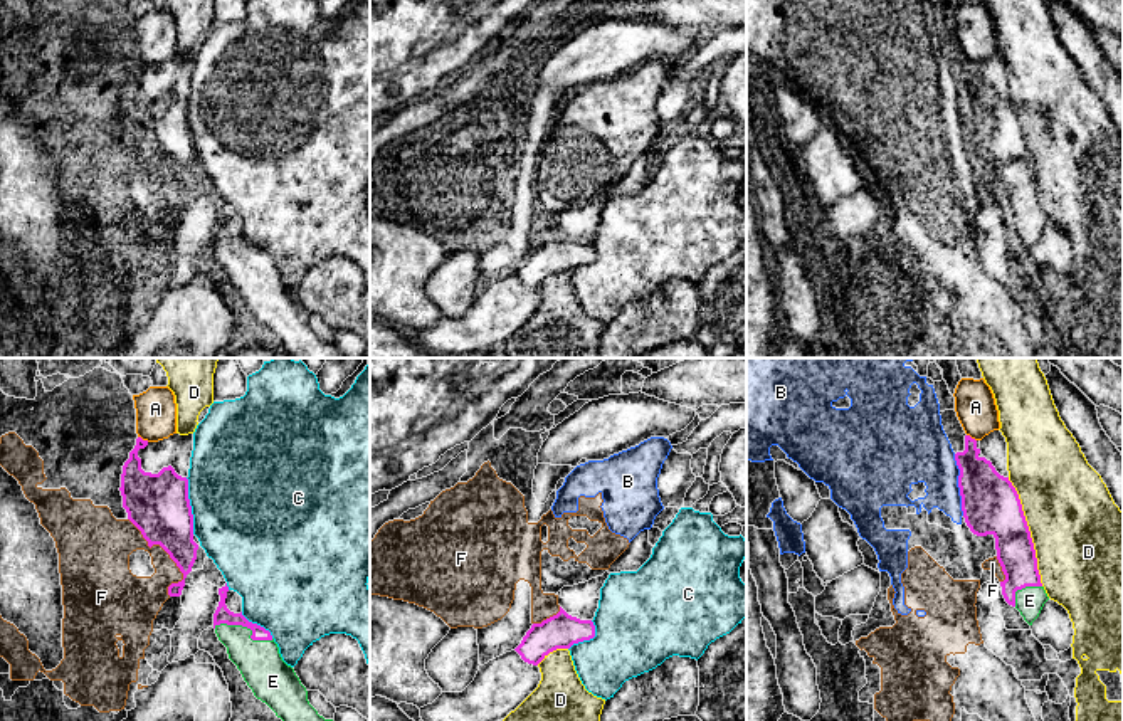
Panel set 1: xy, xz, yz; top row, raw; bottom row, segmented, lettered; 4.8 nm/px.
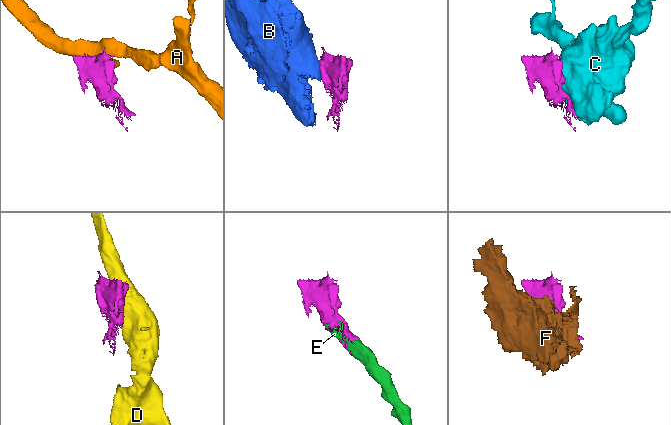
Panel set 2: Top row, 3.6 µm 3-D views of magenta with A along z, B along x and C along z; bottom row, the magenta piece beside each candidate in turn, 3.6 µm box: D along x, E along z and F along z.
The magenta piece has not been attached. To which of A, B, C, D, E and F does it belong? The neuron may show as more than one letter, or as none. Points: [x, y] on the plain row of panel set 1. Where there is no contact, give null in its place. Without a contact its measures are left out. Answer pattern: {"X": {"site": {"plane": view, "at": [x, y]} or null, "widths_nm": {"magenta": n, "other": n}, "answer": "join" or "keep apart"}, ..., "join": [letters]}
{"A": {"site": {"plane": "xy", "at": [142, 63]}, "widths_nm": {"magenta": 190, "other": 190}, "answer": "keep apart"}, "B": {"site": {"plane": "yz", "at": [959, 108]}, "widths_nm": {"magenta": 280, "other": 300}, "answer": "keep apart"}, "C": {"site": {"plane": "xy", "at": [190, 130]}, "widths_nm": {"magenta": 300, "other": 500}, "answer": "keep apart"}, "D": {"site": {"plane": "yz", "at": [1029, 155]}, "widths_nm": {"magenta": 280, "other": 460}, "answer": "keep apart"}, "E": {"site": {"plane": "xy", "at": [247, 251]}, "widths_nm": {"magenta": 80, "other": 200}, "answer": "join"}, "F": {"site": {"plane": "xy", "at": [168, 177]}, "widths_nm": {"magenta": 300, "other": 200}, "answer": "keep apart"}, "join": ["E"]}

